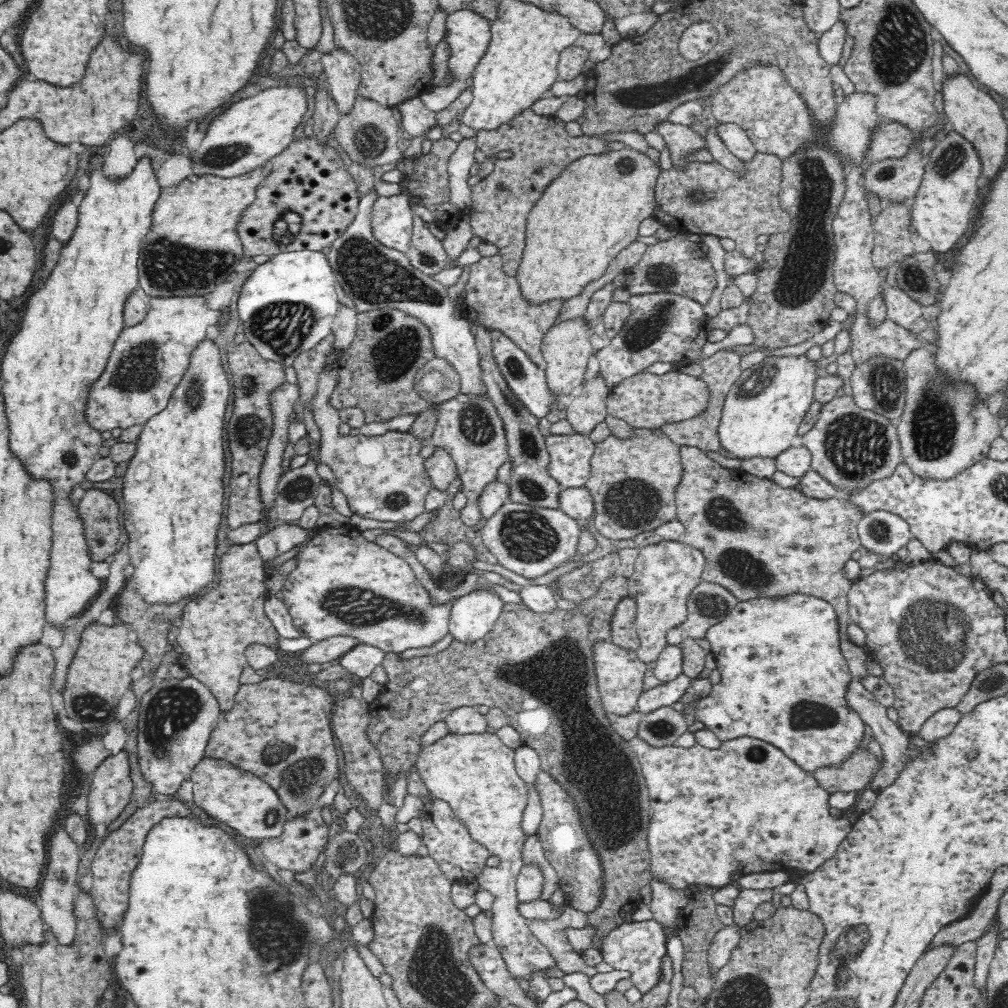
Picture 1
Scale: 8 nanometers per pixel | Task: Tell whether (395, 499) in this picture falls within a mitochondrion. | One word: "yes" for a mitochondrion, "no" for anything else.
yes

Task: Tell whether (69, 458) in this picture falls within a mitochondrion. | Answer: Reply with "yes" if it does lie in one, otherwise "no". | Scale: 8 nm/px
yes

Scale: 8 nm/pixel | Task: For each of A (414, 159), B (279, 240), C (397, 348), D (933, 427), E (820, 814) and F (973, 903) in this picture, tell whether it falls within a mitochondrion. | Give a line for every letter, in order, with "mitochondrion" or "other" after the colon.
A: other
B: other
C: mitochondrion
D: mitochondrion
E: other
F: other

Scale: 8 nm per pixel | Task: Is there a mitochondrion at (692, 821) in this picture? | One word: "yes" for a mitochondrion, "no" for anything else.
no

